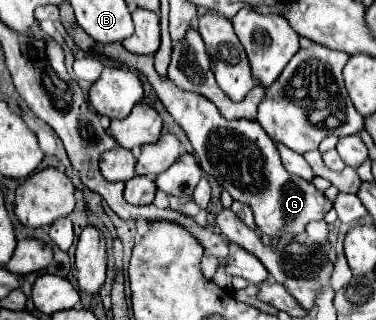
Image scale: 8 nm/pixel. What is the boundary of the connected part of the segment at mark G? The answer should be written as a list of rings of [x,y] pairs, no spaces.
[[[97,43],[95,49],[115,59],[119,57],[121,63],[141,71],[149,79],[159,101],[173,115],[173,119],[181,125],[187,139],[191,141],[201,169],[211,179],[217,179],[217,183],[235,201],[249,203],[255,215],[257,231],[265,239],[269,241],[281,239],[287,231],[287,235],[291,235],[293,241],[299,241],[301,233],[305,231],[305,225],[309,221],[321,221],[325,213],[333,207],[333,203],[325,197],[323,191],[315,189],[309,181],[285,171],[275,143],[269,139],[269,135],[263,131],[263,127],[257,121],[225,119],[217,111],[217,107],[205,97],[201,97],[199,93],[181,91],[169,77],[161,77],[153,67],[151,55],[131,55],[121,45],[99,45]]]

